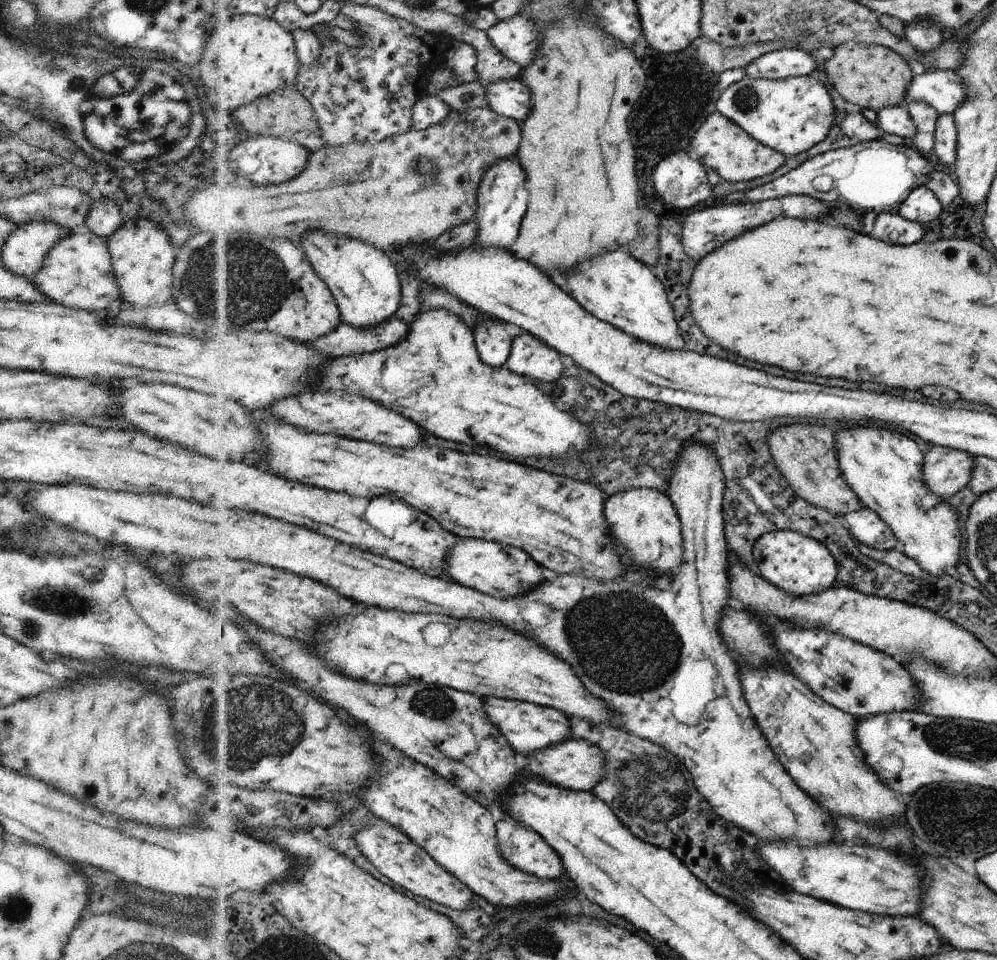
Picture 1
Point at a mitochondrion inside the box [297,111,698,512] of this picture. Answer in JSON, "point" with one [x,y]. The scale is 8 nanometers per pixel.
{"point":[428,177]}

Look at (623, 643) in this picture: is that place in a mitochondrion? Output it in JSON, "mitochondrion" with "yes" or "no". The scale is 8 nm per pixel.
{"mitochondrion":"yes"}

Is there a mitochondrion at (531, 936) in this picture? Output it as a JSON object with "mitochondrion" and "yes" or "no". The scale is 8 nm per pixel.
{"mitochondrion":"yes"}

